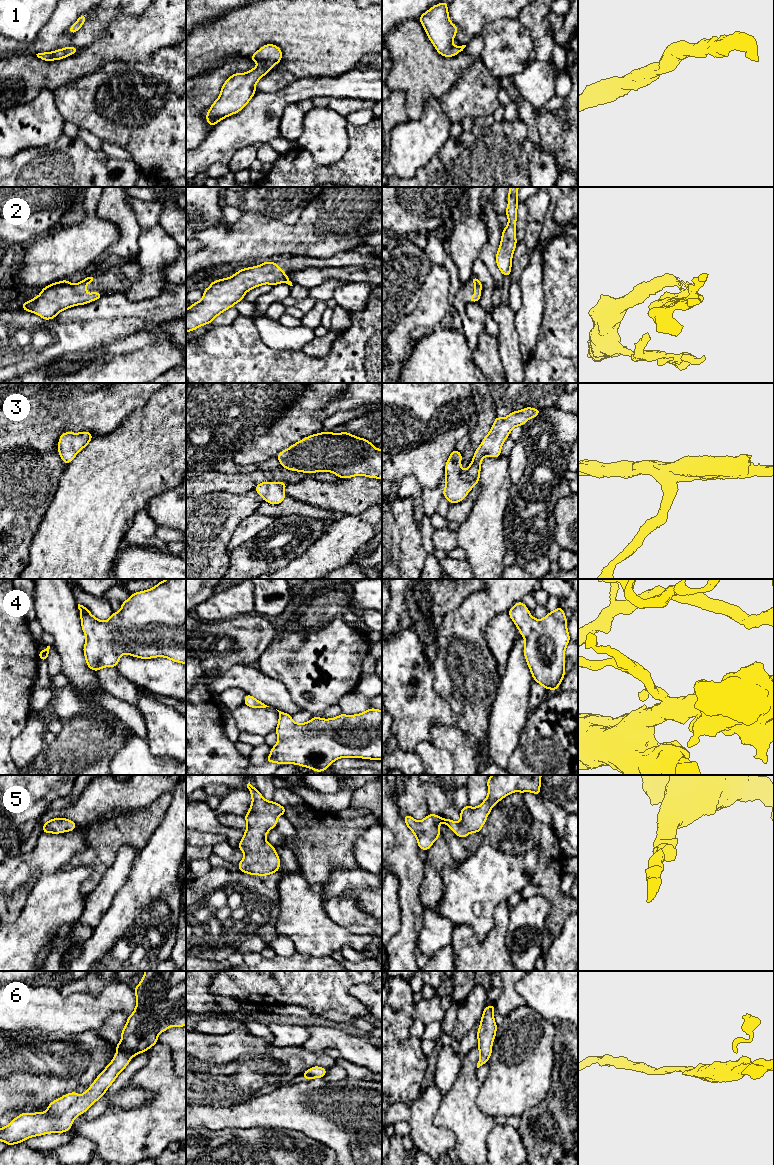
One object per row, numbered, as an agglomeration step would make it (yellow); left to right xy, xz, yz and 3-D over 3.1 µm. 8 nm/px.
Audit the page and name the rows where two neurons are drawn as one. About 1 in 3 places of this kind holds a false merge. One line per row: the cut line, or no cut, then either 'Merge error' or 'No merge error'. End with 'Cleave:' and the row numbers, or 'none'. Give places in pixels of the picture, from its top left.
1: No split. No merge error
2: No split. No merge error
3: No split. No merge error
4: No split. No merge error
5: No split. No merge error
6: No split. No merge error
Cleave: none

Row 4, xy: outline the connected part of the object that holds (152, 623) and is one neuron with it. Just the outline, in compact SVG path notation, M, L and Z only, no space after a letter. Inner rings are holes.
M166 579L151 589L135 592L122 602L121 609L113 612L106 621L93 616L83 605L78 604L81 612L81 626L86 636L83 647L87 666L98 671L105 667L115 667L123 654L141 659L164 657L174 662L186 664L186 579Z

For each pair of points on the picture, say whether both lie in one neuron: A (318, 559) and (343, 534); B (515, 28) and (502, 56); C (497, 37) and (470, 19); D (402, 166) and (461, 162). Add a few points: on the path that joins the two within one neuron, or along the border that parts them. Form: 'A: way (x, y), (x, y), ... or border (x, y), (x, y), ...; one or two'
A: way (324, 553), (337, 539); one
B: way (510, 35), (498, 49); one
C: border (505, 19), (496, 19), (487, 23), (480, 33); two
D: border (441, 146), (412, 176); two

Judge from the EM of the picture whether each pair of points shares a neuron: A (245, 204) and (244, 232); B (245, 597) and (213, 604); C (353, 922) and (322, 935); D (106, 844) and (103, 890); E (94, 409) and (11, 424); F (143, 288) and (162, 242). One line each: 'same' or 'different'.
A: different
B: same
C: different
D: different
E: same
F: same

